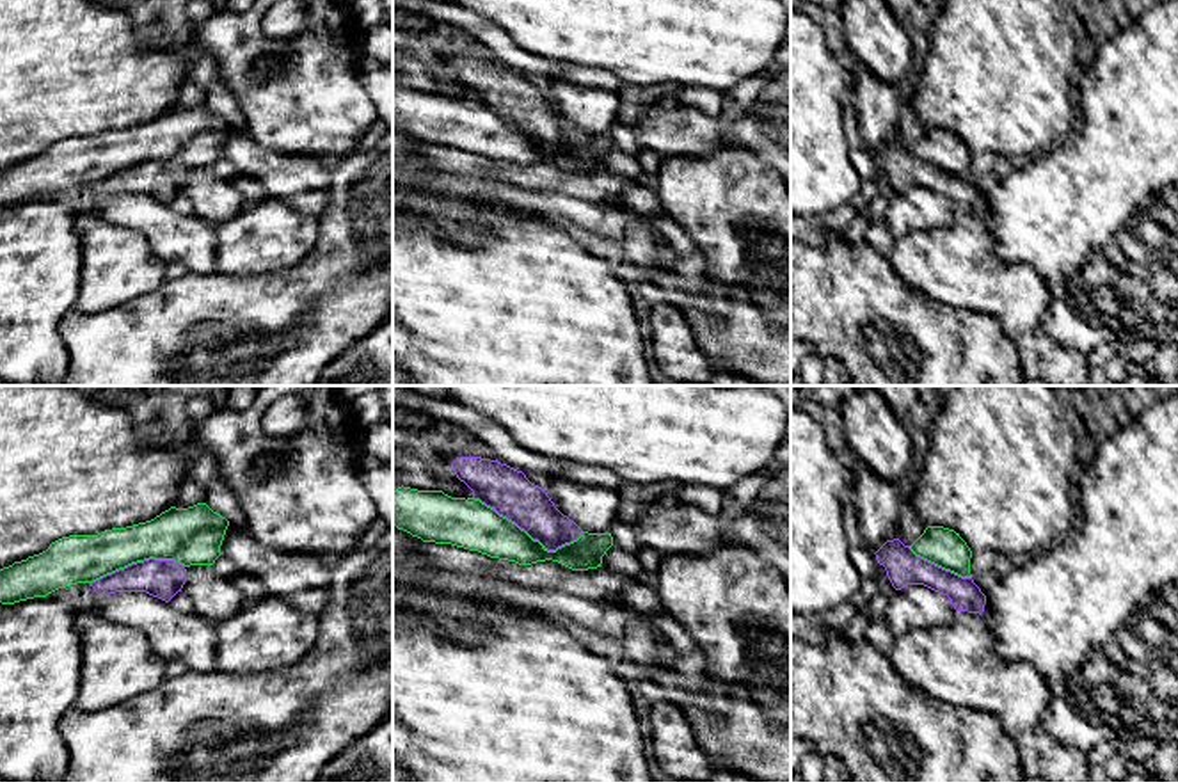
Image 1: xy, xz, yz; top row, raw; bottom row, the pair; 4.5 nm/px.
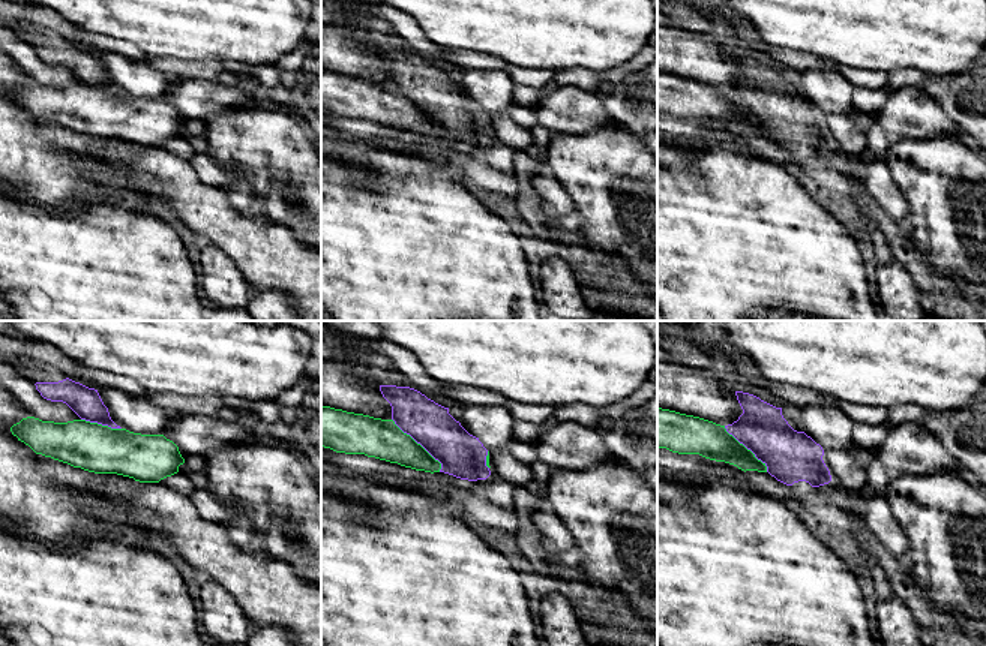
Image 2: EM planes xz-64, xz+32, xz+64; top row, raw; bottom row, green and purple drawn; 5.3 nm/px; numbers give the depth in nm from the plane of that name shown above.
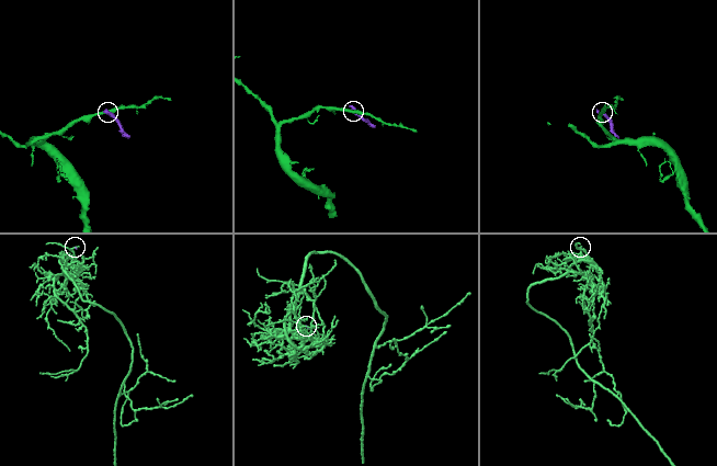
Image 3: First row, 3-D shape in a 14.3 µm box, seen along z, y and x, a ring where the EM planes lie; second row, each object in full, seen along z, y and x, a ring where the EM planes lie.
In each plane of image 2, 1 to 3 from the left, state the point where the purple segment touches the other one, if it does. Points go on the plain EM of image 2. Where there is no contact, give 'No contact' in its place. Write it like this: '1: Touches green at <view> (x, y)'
1: Touches green at xz-64 (101, 89)
2: Touches green at xz+32 (419, 108)
3: Touches green at xz+64 (745, 111)

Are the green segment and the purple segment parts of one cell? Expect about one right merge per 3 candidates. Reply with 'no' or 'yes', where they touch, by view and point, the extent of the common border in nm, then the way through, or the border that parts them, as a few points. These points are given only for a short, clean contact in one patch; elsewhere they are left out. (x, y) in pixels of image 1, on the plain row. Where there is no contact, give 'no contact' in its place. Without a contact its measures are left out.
no | xz (526, 135) | 550 nm

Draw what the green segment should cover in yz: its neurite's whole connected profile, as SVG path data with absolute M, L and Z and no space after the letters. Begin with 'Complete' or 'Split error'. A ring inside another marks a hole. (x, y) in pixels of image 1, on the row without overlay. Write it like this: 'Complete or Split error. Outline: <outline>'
Complete. Outline: M927 128L924 135L910 148L910 151L961 180L972 180L970 160L972 153L954 132L943 128Z

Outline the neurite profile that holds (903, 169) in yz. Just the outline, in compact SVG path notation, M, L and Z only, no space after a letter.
M899 140L887 142L874 156L895 192L906 187L924 187L947 197L956 213L979 217L984 213L986 197L972 180L961 180L917 158Z

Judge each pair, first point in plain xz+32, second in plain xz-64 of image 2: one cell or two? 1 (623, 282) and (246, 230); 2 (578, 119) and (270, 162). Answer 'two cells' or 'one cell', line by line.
1: one cell
2: two cells

